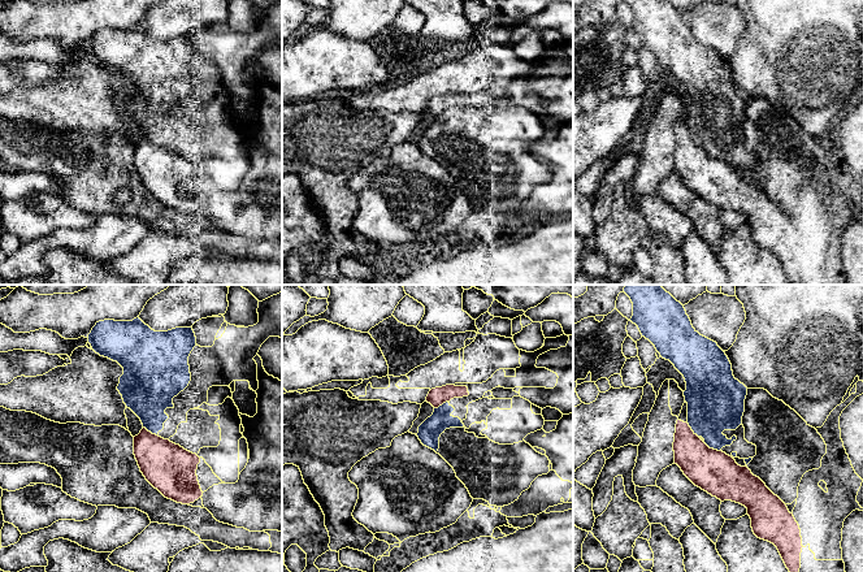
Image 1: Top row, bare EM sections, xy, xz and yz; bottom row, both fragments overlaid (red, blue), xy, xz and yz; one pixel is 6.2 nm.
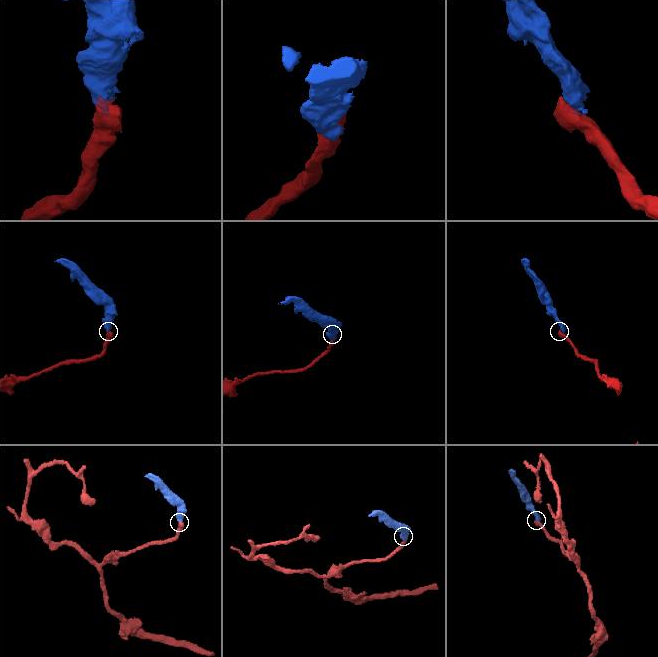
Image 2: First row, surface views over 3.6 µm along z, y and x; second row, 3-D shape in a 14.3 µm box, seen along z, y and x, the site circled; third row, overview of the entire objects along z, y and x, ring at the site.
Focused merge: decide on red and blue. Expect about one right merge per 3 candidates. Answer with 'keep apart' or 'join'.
keep apart

